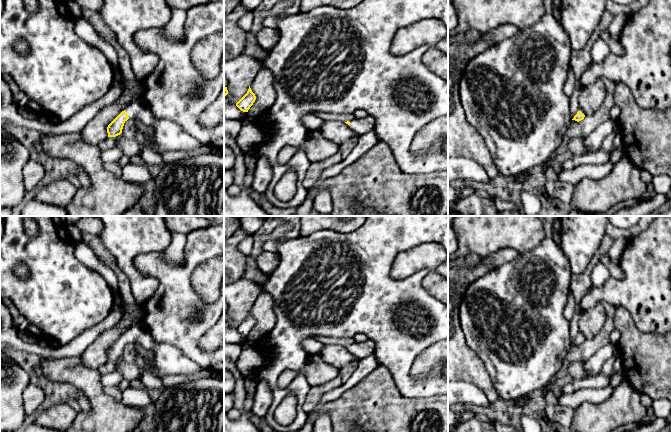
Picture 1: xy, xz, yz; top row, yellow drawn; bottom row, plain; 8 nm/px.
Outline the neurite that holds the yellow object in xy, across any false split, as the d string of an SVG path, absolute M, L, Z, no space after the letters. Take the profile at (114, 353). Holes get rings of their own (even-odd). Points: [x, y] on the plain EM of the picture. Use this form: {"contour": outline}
{"contour": "M138 323L128 329L107 351L108 361L116 361L122 357L124 347L134 343L153 352L153 361L148 361L148 370L156 377L165 375L190 375L202 368L189 359L177 347L155 342L148 328Z"}

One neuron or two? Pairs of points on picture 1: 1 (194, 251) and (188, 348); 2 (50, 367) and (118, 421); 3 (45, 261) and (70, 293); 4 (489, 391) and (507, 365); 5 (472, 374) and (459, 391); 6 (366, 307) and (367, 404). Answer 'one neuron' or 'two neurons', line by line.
1: one neuron
2: one neuron
3: one neuron
4: two neurons
5: two neurons
6: two neurons

